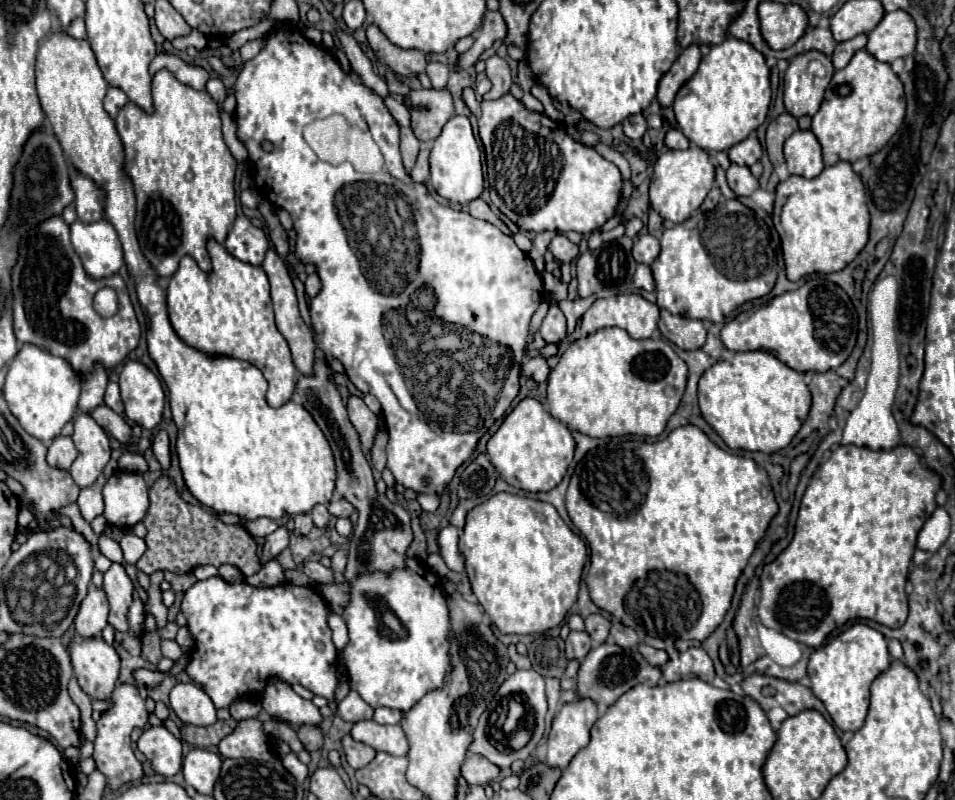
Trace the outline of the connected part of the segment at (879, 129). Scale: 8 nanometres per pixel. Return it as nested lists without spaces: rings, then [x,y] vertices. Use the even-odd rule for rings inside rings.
[[[860,50],[846,68],[834,72],[824,102],[812,118],[810,130],[822,146],[826,166],[834,166],[836,162],[854,164],[860,158],[880,152],[902,126],[904,114],[906,100],[900,78],[888,64],[878,62],[866,50]]]

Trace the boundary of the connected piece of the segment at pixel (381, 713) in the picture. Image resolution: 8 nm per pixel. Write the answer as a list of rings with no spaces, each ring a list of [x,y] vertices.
[[[376,708],[374,710],[374,722],[378,724],[398,724],[403,714],[400,710],[392,710],[392,708]]]

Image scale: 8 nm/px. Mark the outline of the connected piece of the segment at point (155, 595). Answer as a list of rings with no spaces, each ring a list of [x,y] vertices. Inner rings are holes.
[[[156,572],[150,576],[152,584],[150,584],[150,590],[148,590],[148,604],[146,604],[146,612],[154,614],[156,618],[156,626],[158,629],[162,629],[166,626],[166,606],[162,602],[162,590],[160,589],[160,584],[164,580],[162,572]]]

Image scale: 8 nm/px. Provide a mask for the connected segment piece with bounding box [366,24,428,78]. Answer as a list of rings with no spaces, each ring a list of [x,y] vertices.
[[[374,24],[366,30],[368,44],[374,50],[376,58],[384,62],[390,70],[394,70],[402,78],[420,76],[426,72],[426,56],[420,50],[404,50],[394,46]]]

